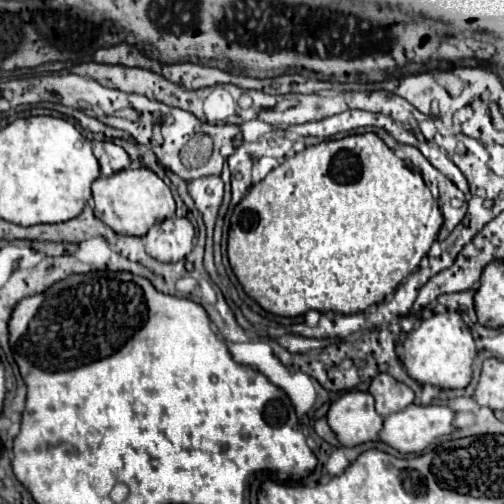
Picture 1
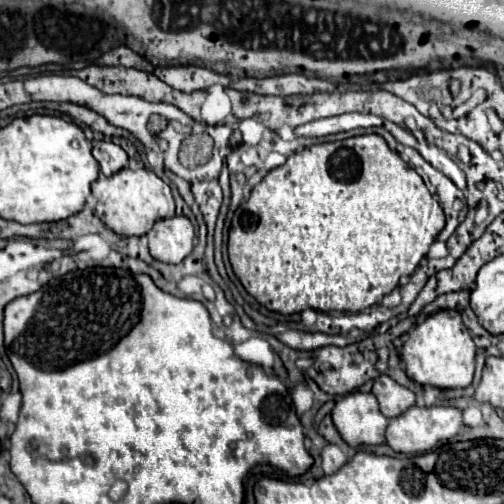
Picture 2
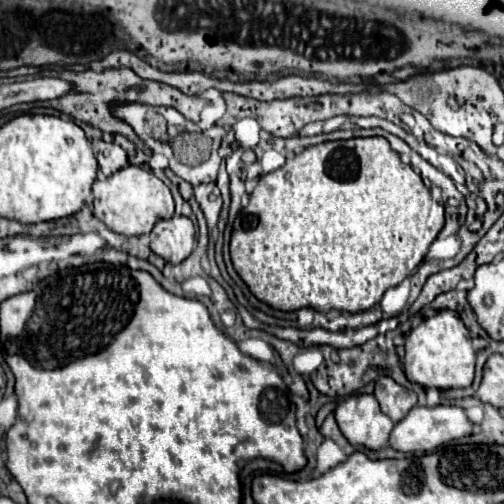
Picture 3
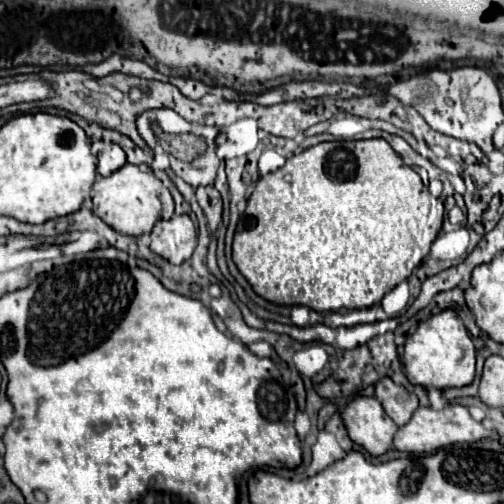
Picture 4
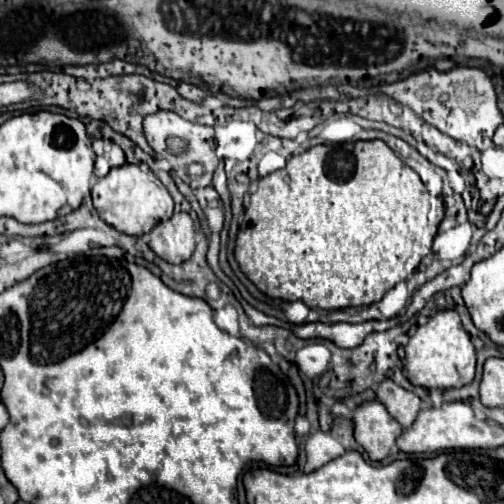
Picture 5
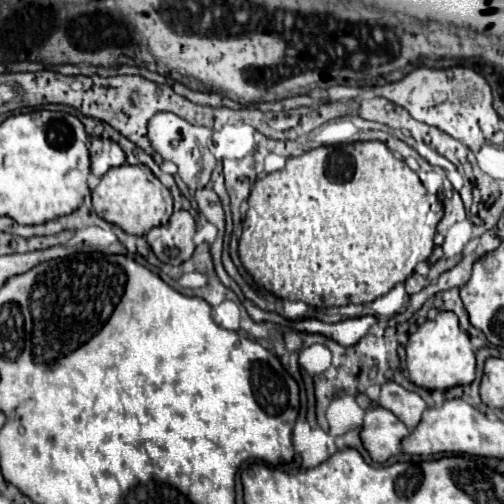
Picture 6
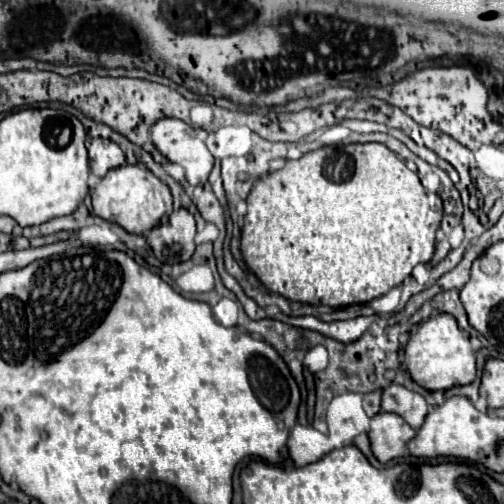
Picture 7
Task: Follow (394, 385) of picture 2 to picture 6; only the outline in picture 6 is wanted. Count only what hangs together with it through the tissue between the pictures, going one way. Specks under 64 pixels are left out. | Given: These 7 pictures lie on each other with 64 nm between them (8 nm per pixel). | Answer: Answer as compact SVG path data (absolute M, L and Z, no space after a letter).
M392 380L382 384L378 404L390 410L400 422L404 422L408 430L420 422L420 416L426 410L426 402L416 392L410 392Z

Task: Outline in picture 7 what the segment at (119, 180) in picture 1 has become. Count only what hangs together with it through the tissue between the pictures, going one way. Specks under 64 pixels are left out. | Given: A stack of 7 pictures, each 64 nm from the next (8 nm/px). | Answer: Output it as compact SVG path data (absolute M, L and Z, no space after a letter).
M124 164L120 168L112 168L102 182L92 192L92 206L96 216L110 220L118 226L122 226L126 232L132 234L148 234L152 228L160 226L166 212L166 200L164 200L164 184L142 164Z

